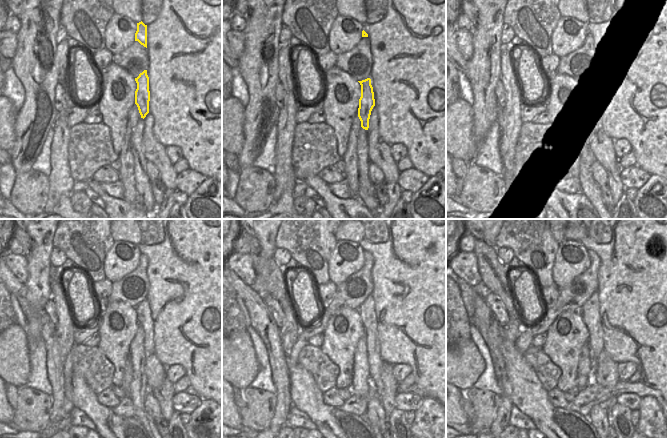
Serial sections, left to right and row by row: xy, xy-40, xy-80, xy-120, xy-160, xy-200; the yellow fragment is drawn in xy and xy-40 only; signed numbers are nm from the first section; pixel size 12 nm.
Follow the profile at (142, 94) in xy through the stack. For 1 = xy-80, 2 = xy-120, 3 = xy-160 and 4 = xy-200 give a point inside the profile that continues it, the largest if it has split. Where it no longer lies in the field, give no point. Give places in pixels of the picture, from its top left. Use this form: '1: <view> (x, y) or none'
1: xy-80 (588, 185)
2: xy-120 (138, 388)
3: xy-160 (361, 385)
4: xy-200 (584, 378)

